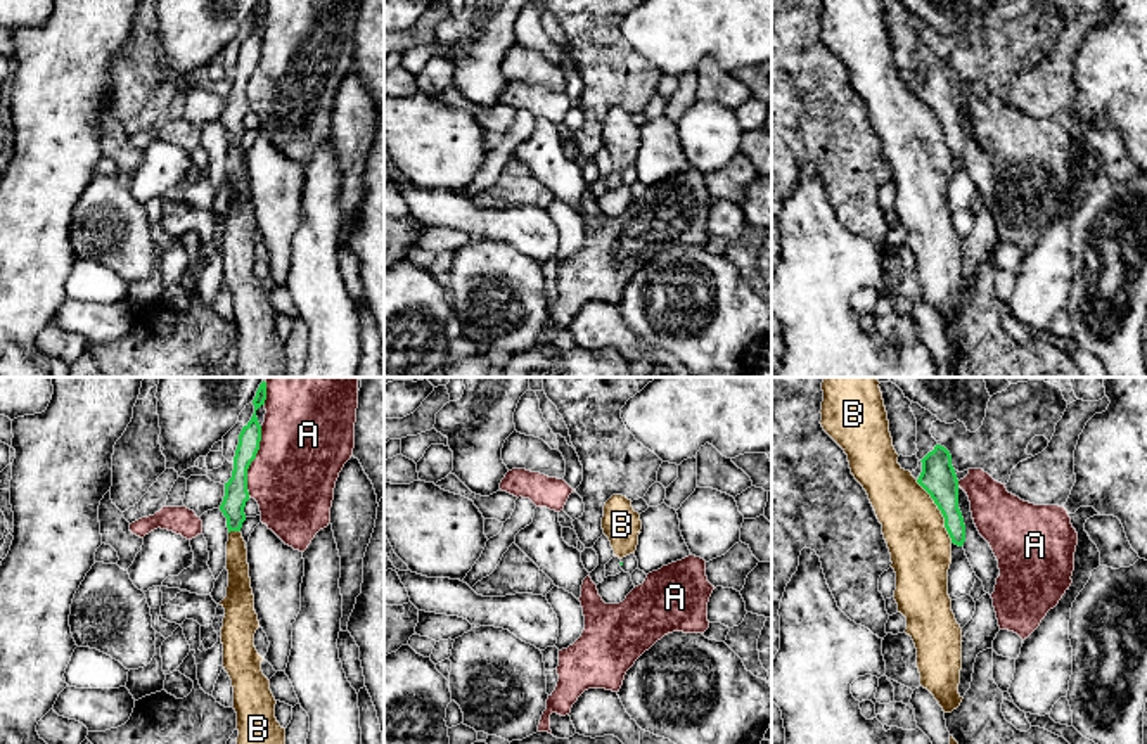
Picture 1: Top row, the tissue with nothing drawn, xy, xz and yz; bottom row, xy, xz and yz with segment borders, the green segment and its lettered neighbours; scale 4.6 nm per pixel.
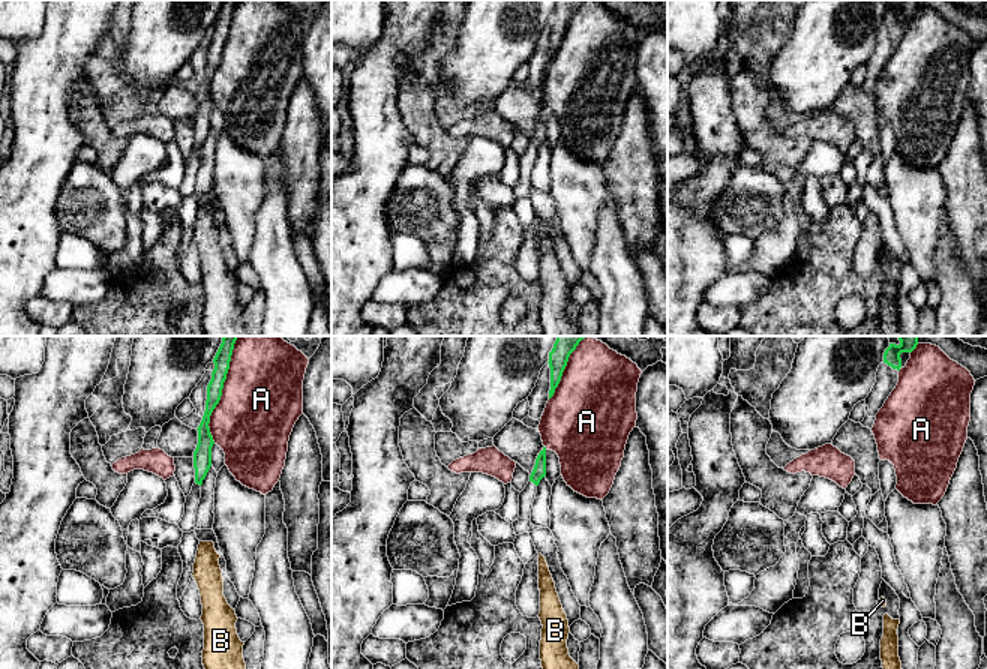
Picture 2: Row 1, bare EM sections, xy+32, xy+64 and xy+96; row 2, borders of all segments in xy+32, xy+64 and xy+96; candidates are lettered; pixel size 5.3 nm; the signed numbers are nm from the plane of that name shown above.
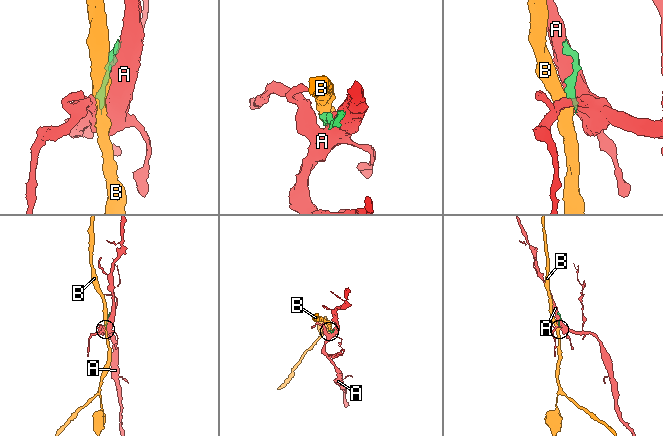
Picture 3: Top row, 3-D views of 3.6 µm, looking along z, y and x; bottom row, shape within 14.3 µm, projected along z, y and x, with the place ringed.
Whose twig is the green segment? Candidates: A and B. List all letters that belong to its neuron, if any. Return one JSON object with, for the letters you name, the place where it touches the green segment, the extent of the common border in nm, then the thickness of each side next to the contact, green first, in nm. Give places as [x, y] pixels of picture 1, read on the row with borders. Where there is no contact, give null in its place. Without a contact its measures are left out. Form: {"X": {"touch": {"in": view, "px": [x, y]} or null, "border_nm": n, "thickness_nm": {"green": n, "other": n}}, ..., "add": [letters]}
{"add": []}

